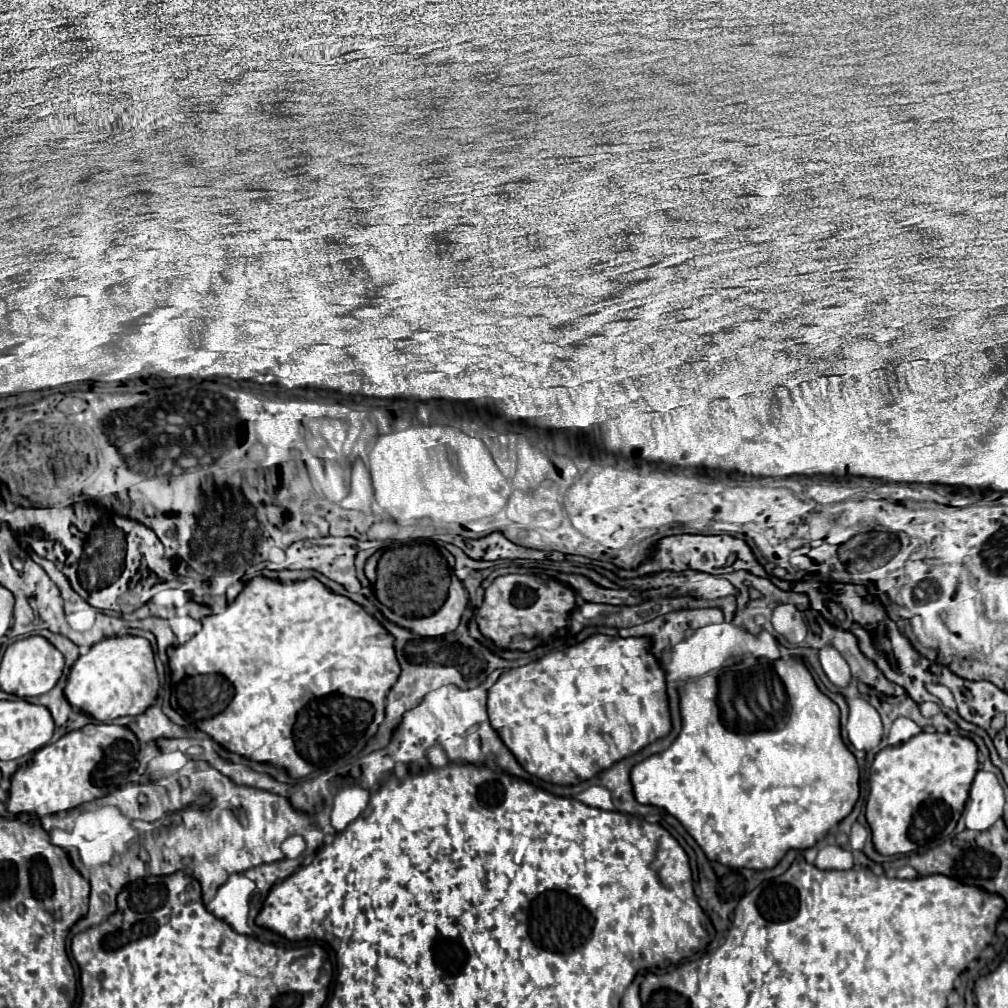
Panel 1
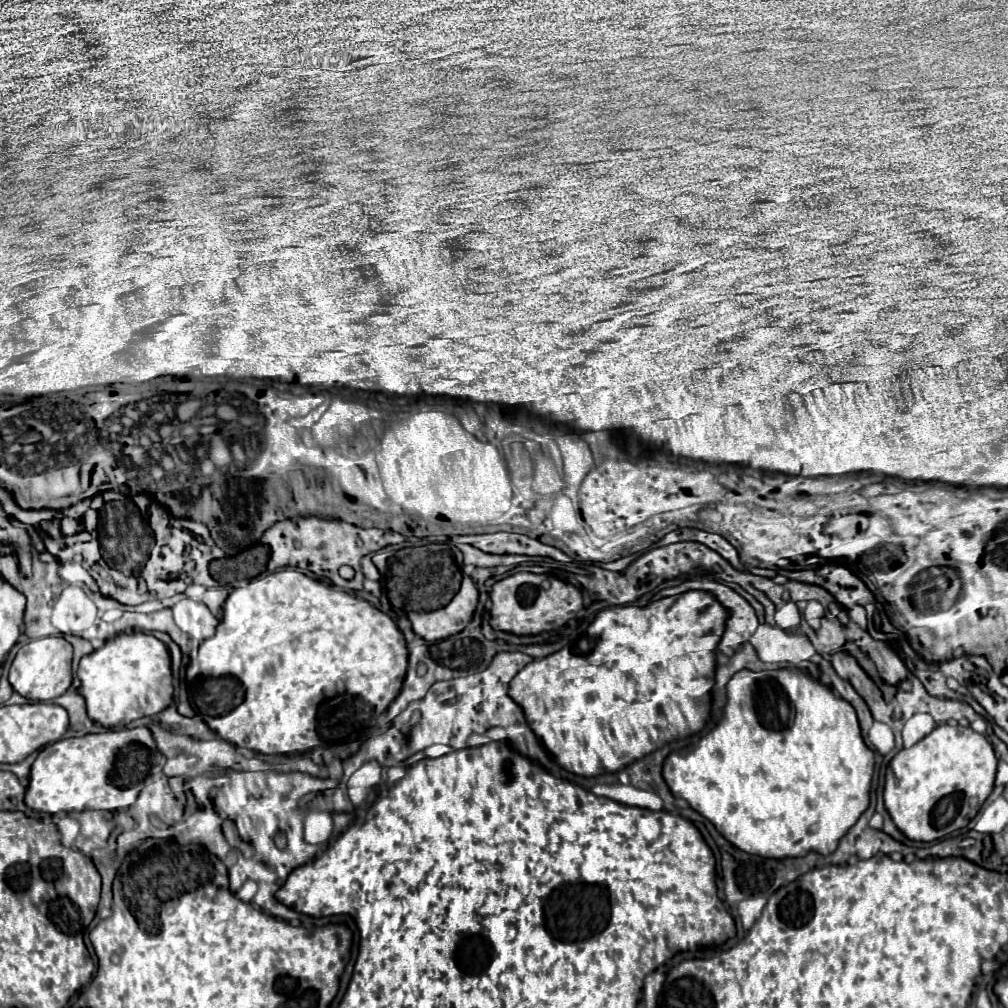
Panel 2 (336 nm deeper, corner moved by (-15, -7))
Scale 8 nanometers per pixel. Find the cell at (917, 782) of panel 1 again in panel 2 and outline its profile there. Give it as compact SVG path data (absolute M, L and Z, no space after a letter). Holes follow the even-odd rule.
M942 724L912 748L902 748L888 764L884 804L896 828L914 842L944 840L968 826L990 796L996 776L996 754L990 742L970 726Z

